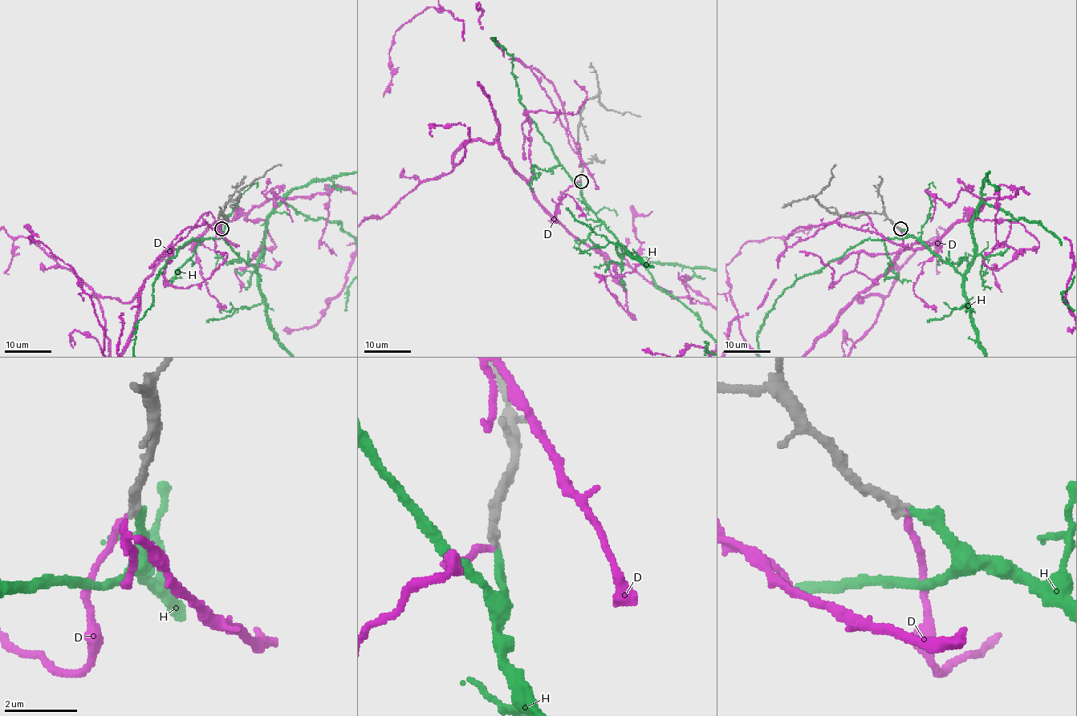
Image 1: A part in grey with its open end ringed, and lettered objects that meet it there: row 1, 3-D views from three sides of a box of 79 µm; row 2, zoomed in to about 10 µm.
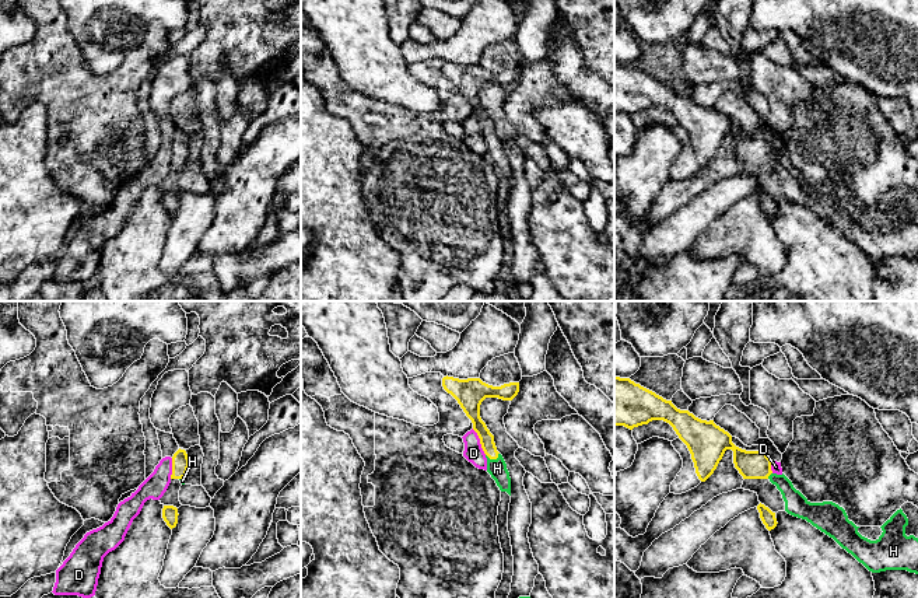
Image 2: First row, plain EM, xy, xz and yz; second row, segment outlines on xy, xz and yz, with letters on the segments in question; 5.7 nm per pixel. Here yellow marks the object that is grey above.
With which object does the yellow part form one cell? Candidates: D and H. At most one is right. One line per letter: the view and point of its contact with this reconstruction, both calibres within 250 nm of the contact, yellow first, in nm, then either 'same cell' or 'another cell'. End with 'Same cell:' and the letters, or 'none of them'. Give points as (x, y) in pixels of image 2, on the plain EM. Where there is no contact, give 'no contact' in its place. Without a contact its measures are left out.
D: contact xz (480, 128); calibres 130 and 110 nm; another cell
H: contact xz (493, 144); calibres 80 and 110 nm; same cell
Same cell: H

